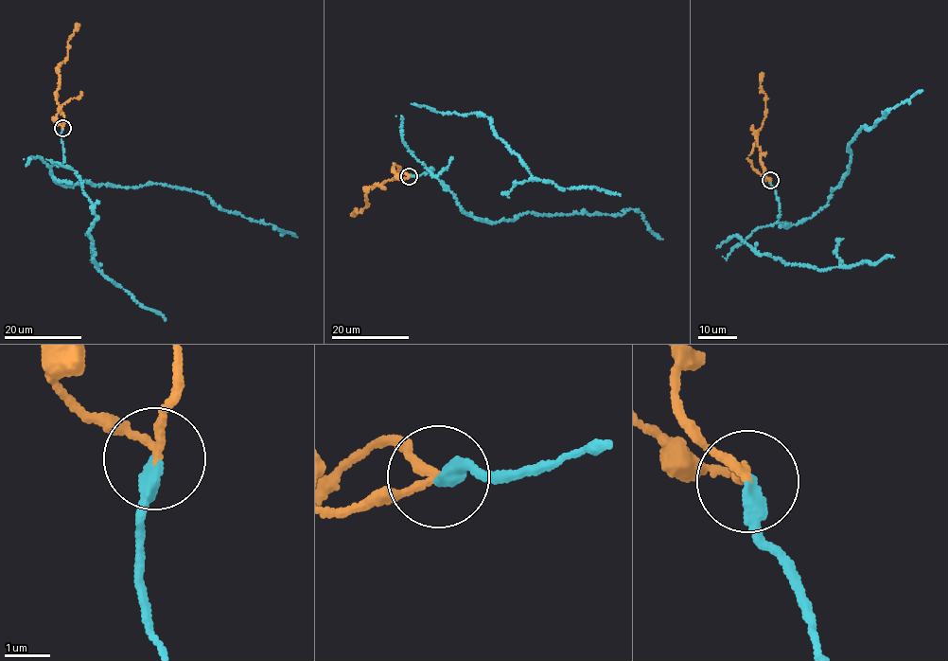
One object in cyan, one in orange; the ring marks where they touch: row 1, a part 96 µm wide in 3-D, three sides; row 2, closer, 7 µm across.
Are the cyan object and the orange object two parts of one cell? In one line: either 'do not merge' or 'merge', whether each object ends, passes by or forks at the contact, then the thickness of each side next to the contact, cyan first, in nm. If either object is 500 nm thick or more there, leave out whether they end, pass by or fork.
merge; cyan ends there; orange passes by; 340 nm thick on the cyan side, 150 nm on the other

